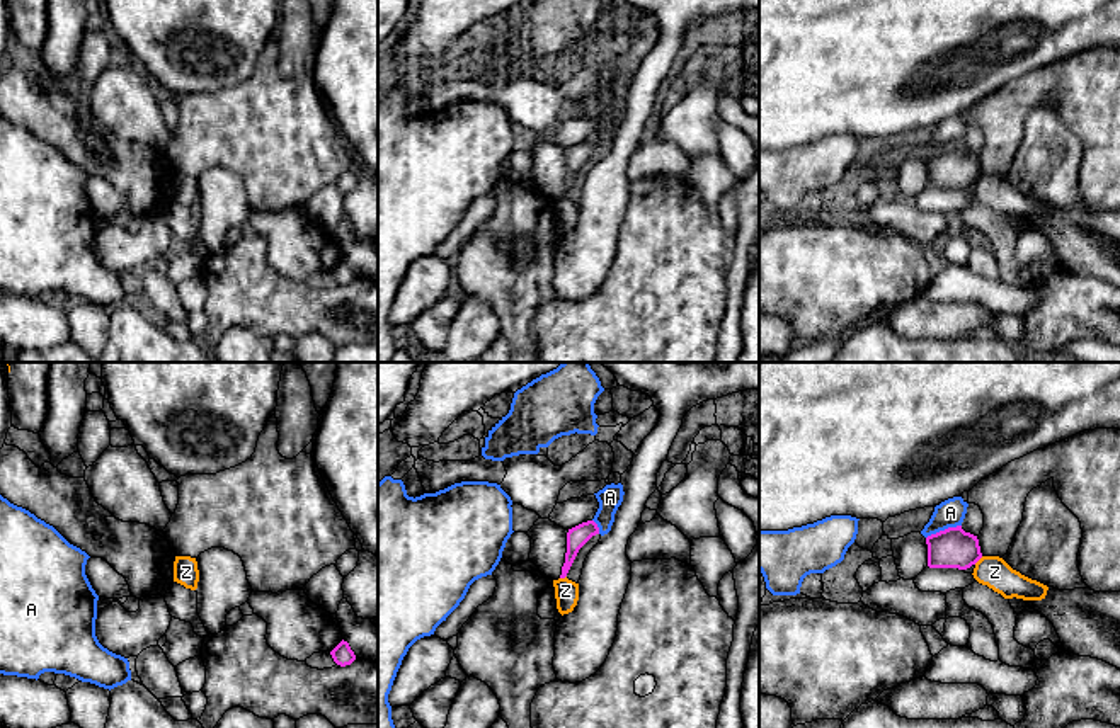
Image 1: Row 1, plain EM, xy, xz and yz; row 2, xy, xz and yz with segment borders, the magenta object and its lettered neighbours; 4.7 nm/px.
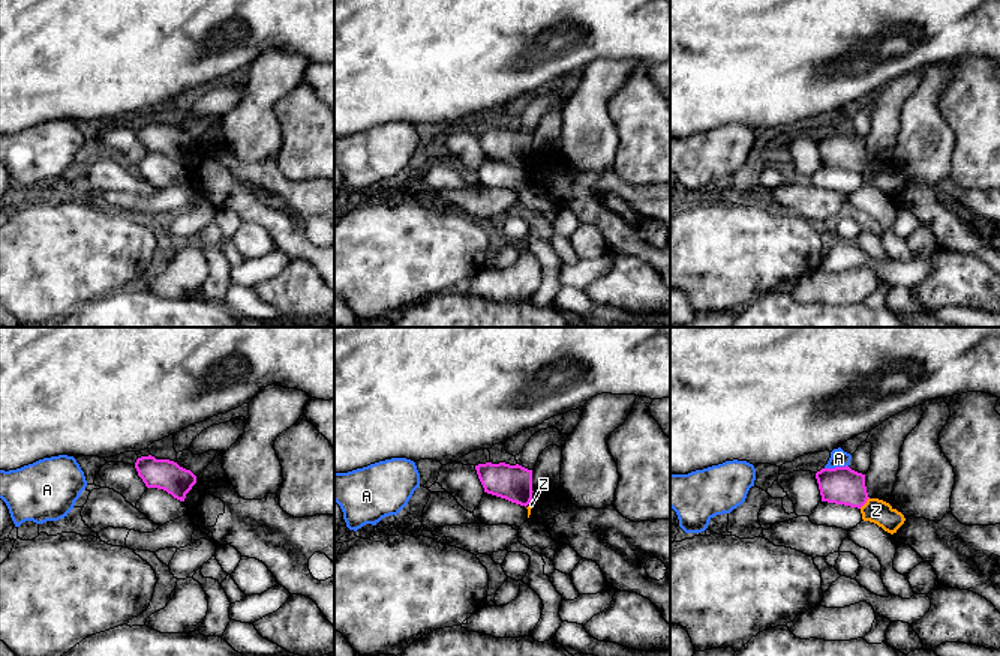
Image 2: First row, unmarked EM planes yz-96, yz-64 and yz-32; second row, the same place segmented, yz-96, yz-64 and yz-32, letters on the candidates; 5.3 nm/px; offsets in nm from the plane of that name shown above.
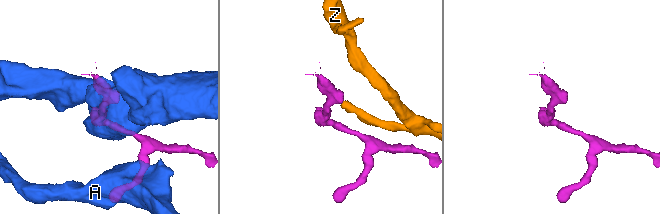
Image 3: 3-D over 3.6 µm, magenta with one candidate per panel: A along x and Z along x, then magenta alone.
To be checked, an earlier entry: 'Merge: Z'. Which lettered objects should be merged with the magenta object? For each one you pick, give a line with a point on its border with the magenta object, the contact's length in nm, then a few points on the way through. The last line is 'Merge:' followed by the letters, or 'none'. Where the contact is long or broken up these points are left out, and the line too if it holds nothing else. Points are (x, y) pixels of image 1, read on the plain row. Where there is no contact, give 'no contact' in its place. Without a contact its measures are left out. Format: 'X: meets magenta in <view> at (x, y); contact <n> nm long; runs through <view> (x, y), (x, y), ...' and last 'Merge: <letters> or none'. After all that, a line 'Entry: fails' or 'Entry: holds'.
Merge: none
Entry: fails

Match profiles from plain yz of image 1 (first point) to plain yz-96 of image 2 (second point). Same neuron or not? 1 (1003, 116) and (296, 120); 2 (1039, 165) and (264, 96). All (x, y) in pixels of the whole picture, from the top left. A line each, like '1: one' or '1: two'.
1: one
2: one

